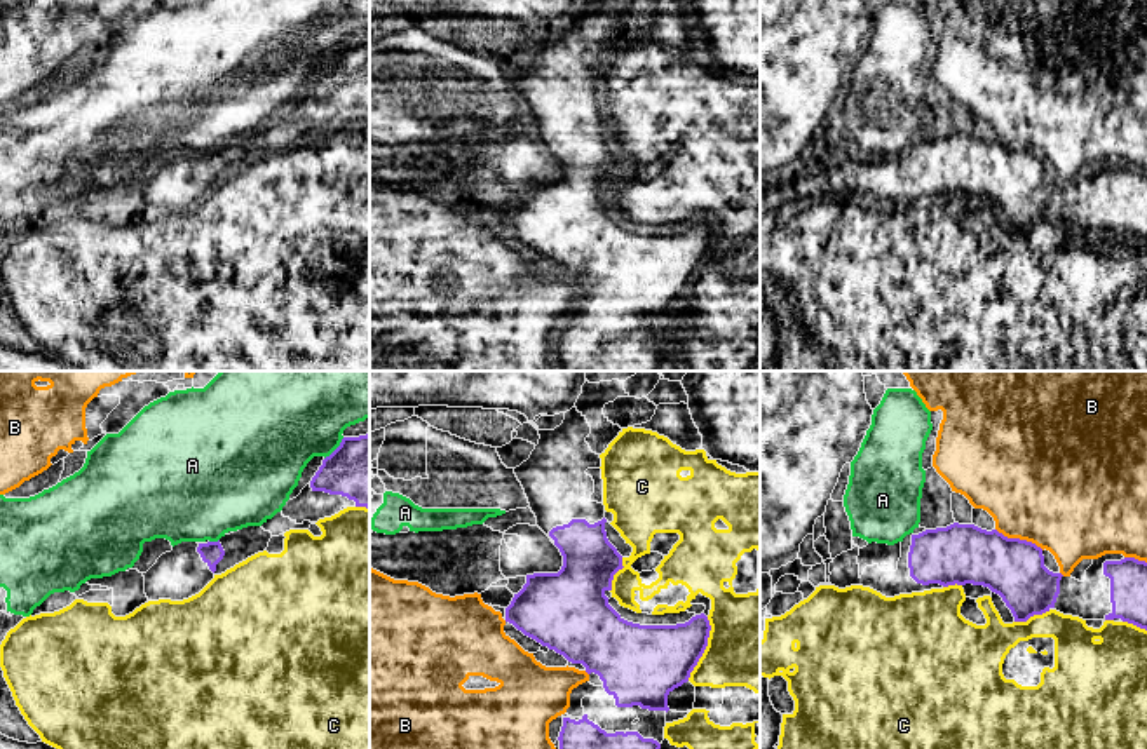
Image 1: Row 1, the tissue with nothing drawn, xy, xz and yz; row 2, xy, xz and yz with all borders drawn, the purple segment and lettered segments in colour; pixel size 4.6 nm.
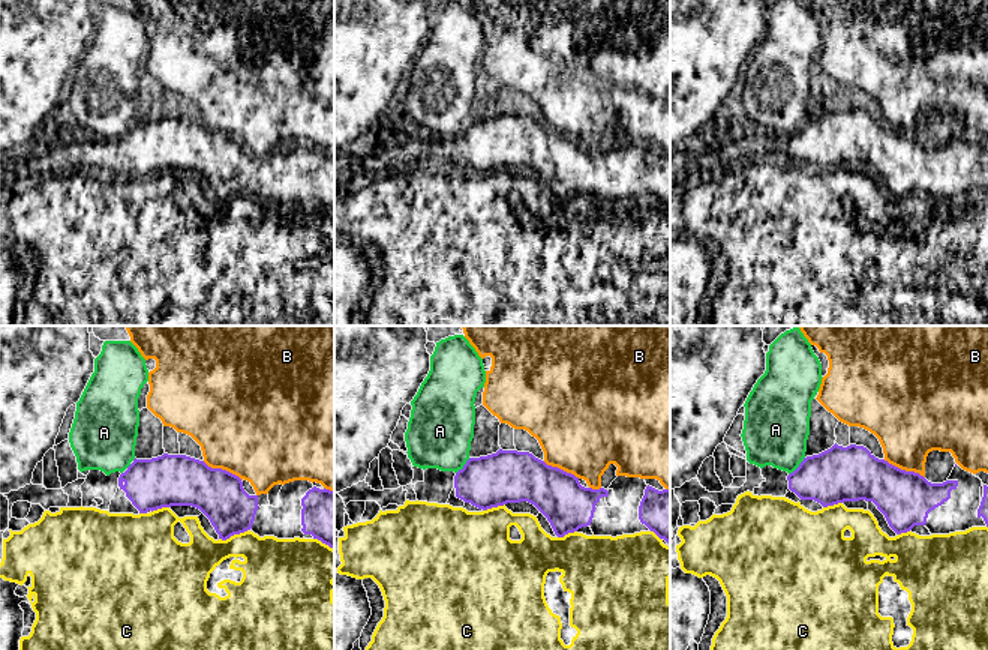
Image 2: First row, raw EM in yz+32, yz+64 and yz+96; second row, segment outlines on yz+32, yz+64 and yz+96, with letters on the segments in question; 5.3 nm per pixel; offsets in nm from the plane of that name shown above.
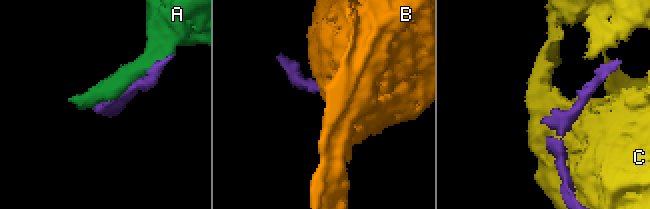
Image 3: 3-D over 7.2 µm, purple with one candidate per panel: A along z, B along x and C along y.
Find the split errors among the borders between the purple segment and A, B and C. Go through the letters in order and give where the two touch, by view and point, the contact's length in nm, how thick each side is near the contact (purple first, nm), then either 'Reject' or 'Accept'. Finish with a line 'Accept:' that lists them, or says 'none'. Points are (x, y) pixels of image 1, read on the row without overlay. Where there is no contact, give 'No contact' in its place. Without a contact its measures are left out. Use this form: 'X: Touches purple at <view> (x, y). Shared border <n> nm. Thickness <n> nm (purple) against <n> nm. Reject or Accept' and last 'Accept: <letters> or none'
A: Touches purple at xy (337, 58). Shared border 140 nm. Thickness 320 nm (purple) against 360 nm. Reject
B: Touches purple at yz (1018, 148). Shared border 240 nm. Thickness 280 nm (purple) against 500 nm. Reject
C: Touches purple at xz (705, 258). Shared border 320 nm. Thickness 320 nm (purple) against 440 nm. Reject
Accept: none

